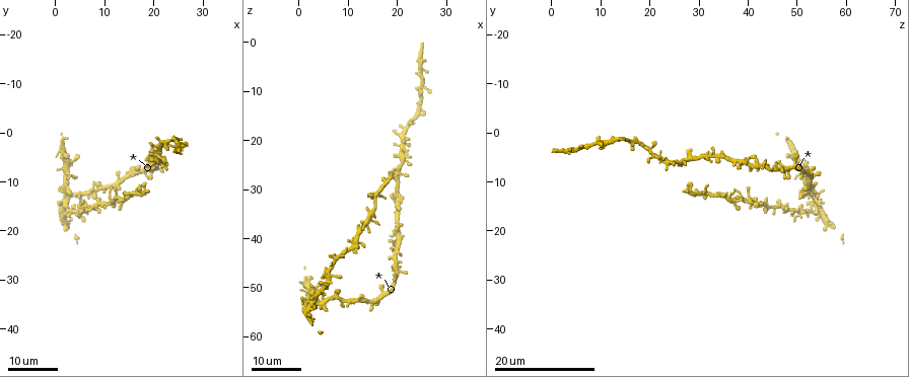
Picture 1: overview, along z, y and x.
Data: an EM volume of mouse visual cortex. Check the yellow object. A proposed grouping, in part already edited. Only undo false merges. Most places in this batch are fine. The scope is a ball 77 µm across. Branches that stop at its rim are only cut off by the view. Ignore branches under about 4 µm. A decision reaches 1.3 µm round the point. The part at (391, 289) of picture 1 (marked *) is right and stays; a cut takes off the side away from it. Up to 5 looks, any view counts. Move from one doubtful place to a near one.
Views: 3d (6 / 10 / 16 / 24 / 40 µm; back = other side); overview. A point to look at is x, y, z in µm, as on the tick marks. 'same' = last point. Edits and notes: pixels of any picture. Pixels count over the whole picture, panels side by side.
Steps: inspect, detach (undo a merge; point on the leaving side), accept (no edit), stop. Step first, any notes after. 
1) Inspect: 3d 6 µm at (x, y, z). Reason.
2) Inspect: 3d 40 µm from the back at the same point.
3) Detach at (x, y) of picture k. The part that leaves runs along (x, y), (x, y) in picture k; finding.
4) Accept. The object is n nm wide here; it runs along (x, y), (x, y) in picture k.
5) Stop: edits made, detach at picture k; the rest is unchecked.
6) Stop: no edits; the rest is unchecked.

Inspect: 3d 24 µm at (11.5, 15.0, 41.0). Thin neck.

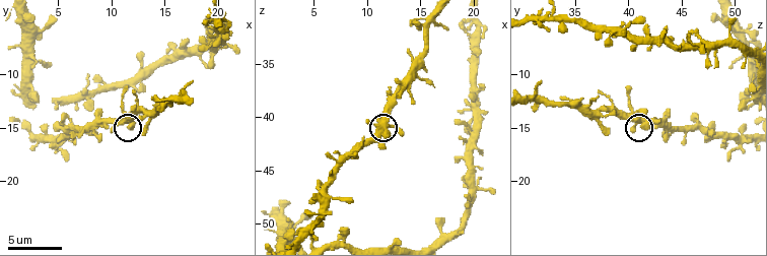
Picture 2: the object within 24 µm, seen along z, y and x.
Inspect: 3d 10 µm at (10.8, 14.4, 40.8).

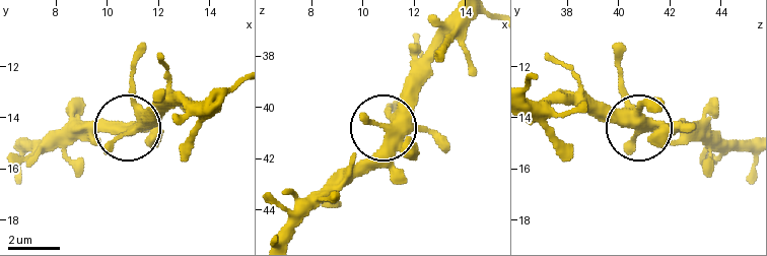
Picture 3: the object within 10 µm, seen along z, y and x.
Accept. All the same neuron.

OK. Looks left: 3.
Inspect: 3d 16 µm at (14.4, 12.8, 34.8). Calibre changes.

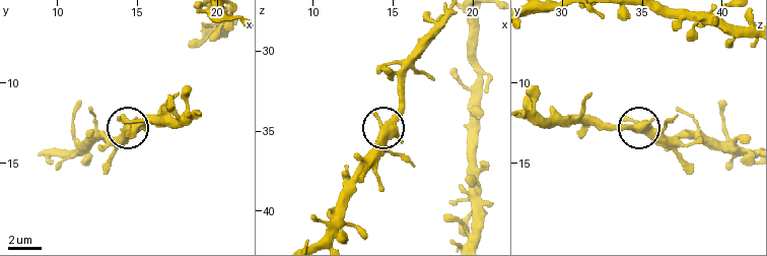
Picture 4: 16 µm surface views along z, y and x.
Accept. The object is 410 nm wide here; one neuron here.

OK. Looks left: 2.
Stop: no edits; the rest is unchecked.

